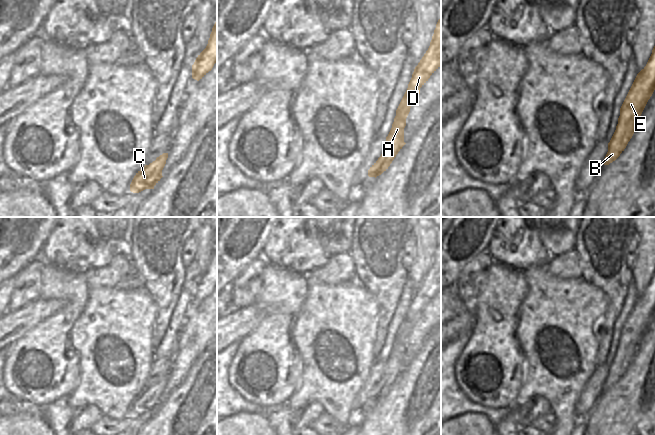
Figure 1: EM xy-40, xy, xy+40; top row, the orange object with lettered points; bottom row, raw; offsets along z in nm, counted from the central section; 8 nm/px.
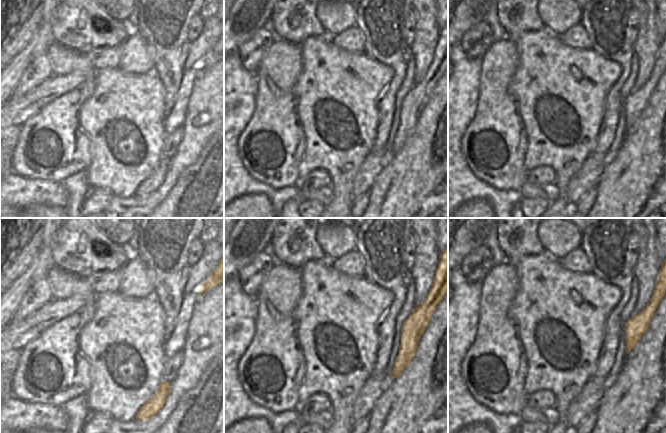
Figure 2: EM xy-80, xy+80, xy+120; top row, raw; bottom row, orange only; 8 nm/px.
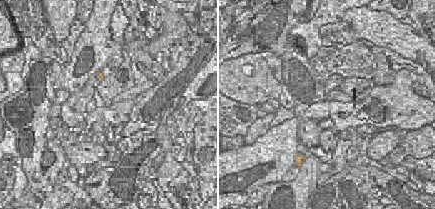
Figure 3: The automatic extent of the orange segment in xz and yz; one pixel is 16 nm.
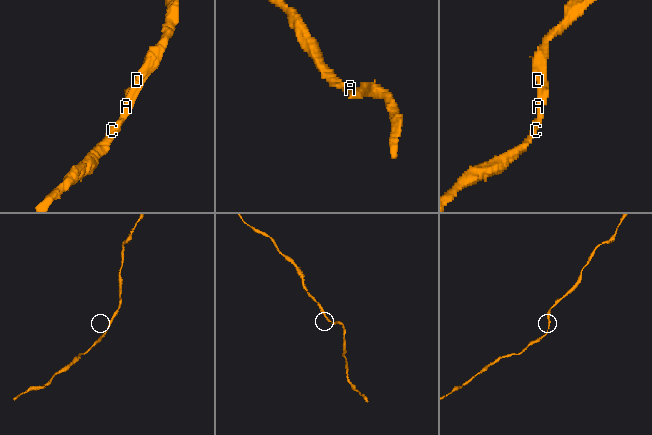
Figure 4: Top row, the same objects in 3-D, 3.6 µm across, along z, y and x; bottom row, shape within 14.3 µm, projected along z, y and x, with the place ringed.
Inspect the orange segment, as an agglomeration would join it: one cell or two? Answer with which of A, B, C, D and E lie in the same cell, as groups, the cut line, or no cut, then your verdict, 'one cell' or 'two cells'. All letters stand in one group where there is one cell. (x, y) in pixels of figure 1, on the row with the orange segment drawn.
A B C D E | no cut | one cell

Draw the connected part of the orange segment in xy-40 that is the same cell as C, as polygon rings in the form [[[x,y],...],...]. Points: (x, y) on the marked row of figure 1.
[[[163,153],[152,163],[142,167],[136,173],[130,184],[130,191],[133,193],[139,193],[145,189],[154,189],[154,186],[163,177],[162,170],[166,164],[167,158],[168,153]]]

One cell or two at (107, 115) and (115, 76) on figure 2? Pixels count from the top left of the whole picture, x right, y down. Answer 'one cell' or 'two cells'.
one cell

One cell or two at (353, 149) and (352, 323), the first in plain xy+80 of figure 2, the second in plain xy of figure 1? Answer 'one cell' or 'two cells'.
one cell

